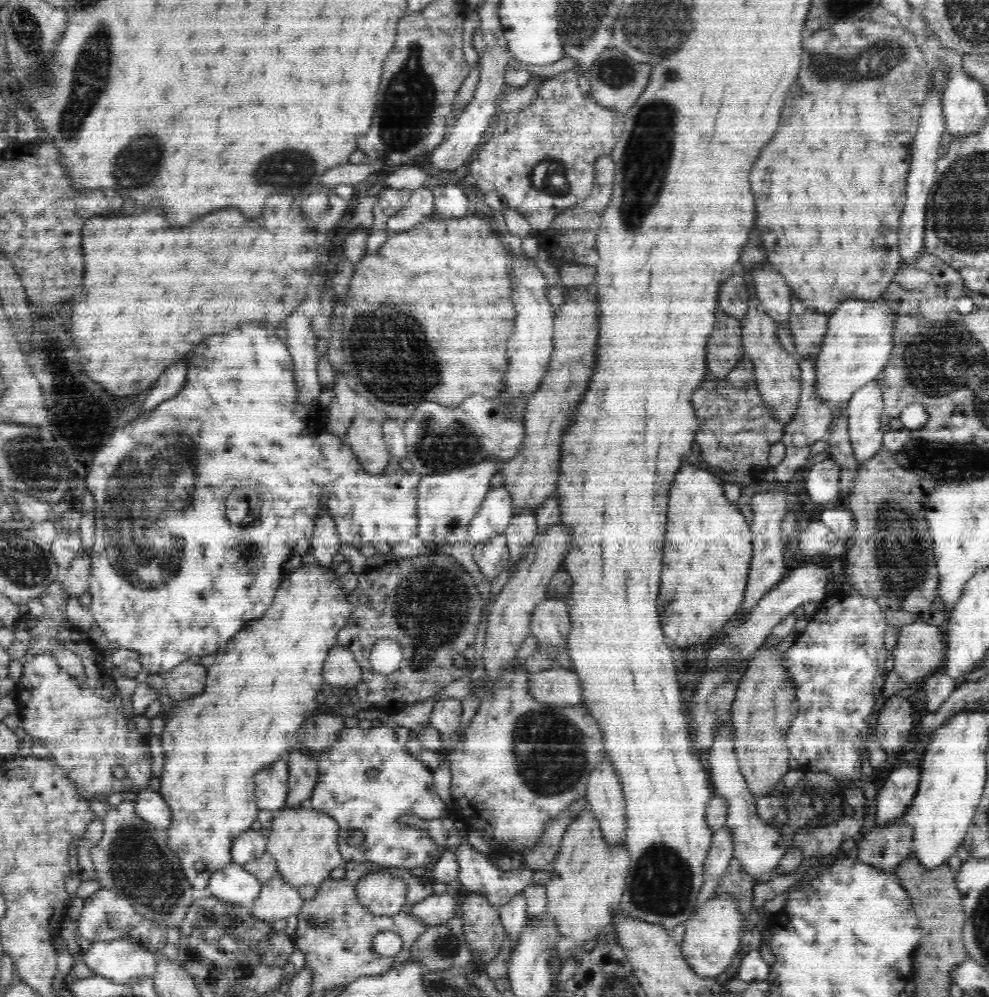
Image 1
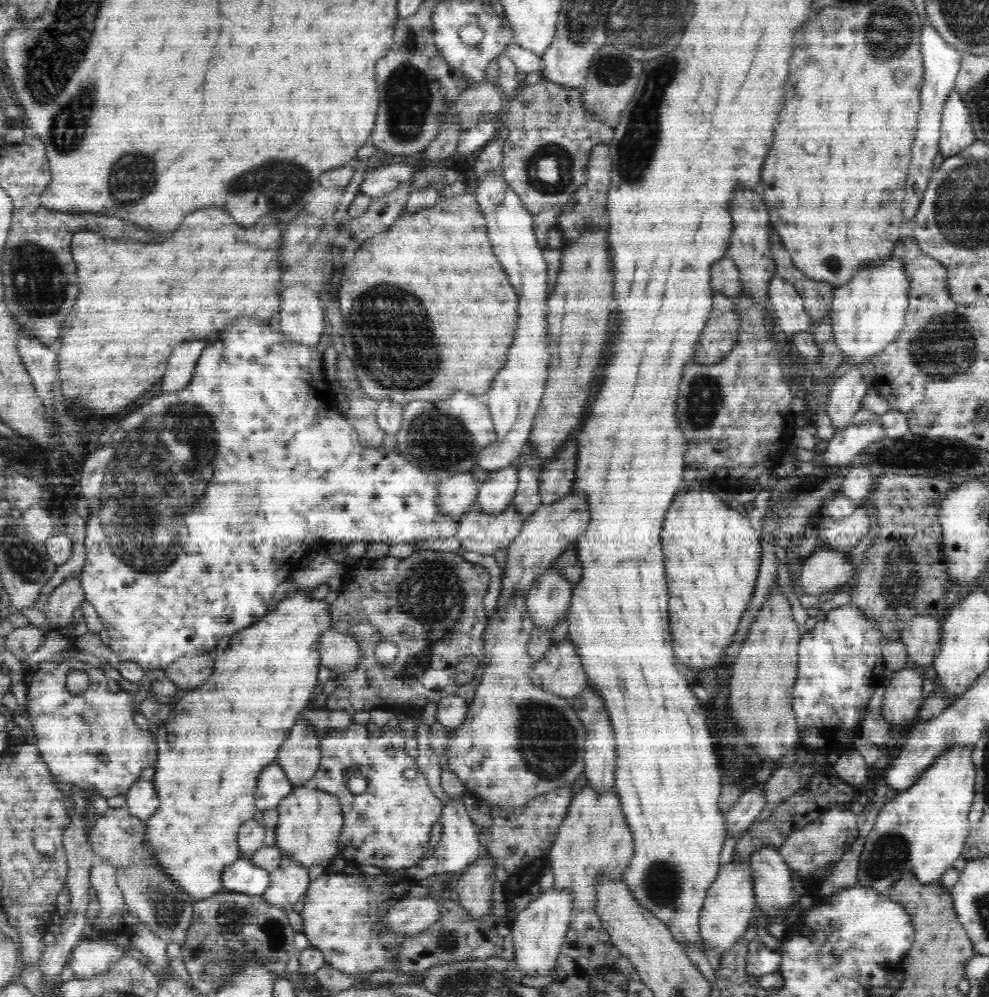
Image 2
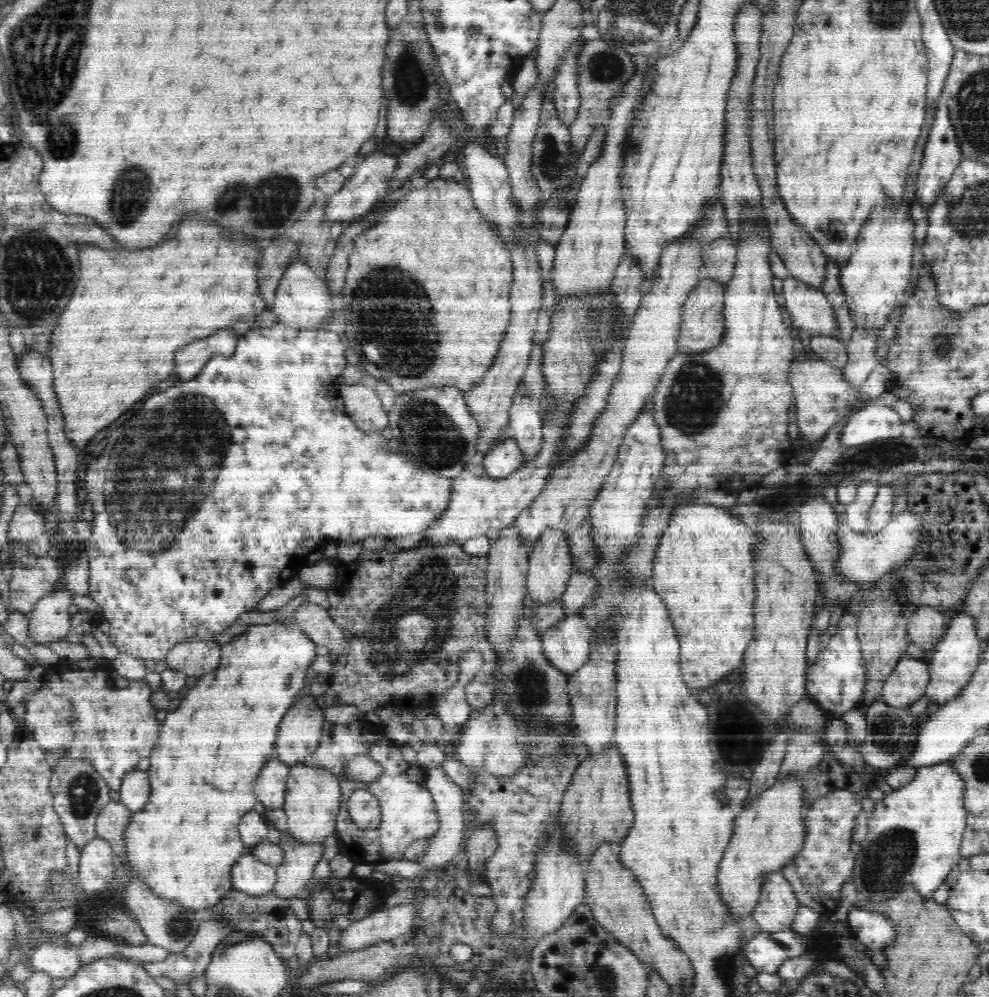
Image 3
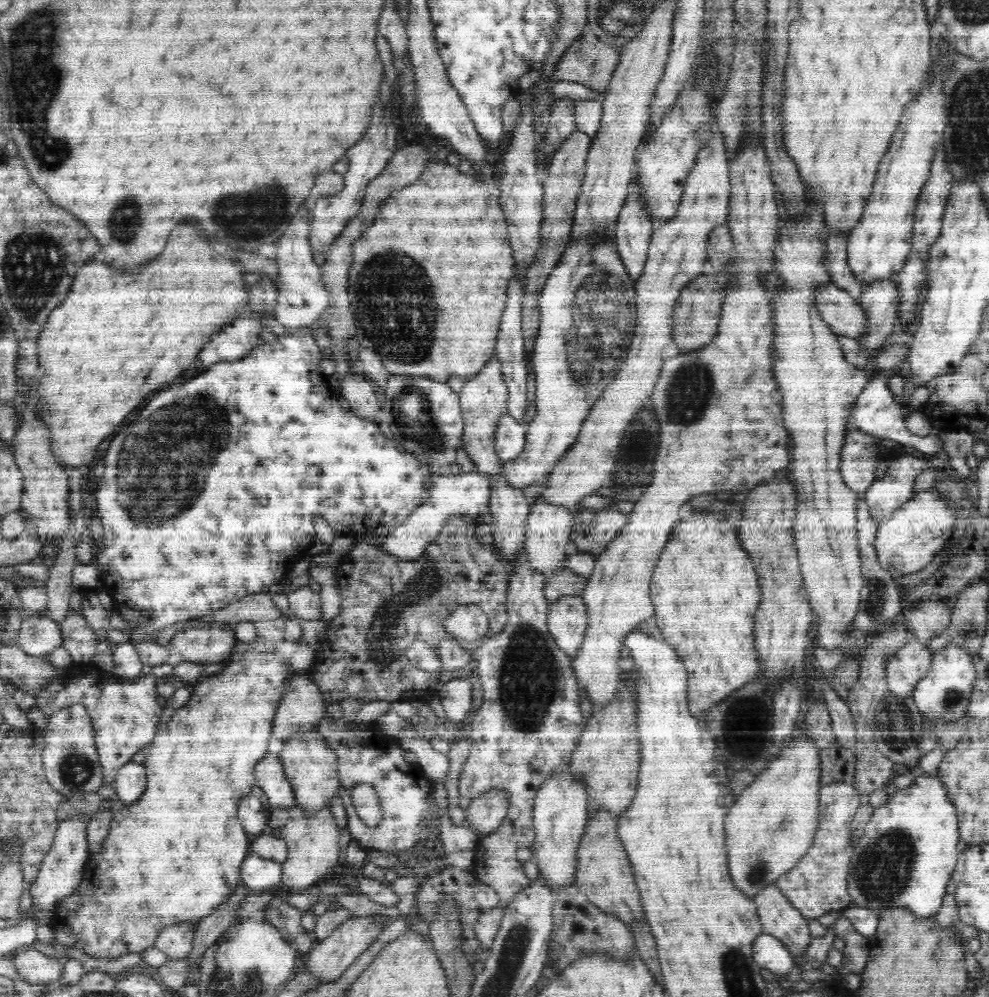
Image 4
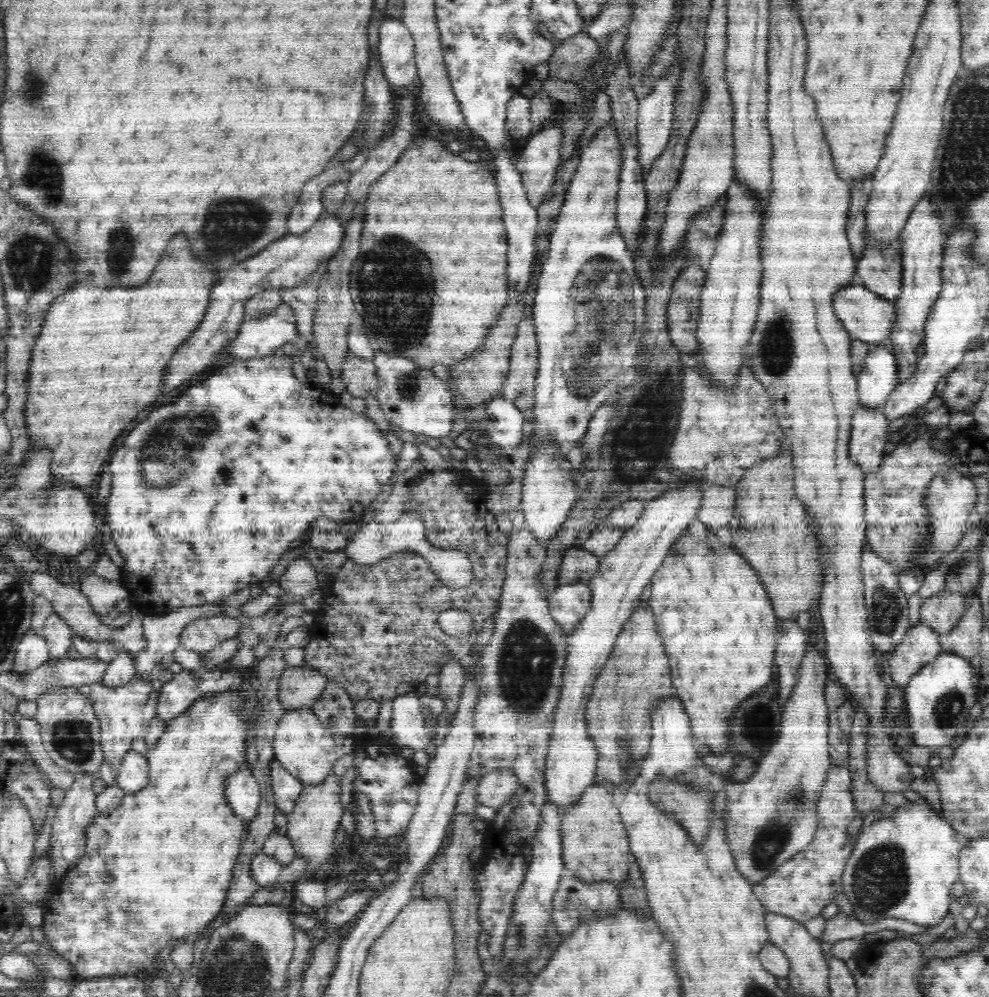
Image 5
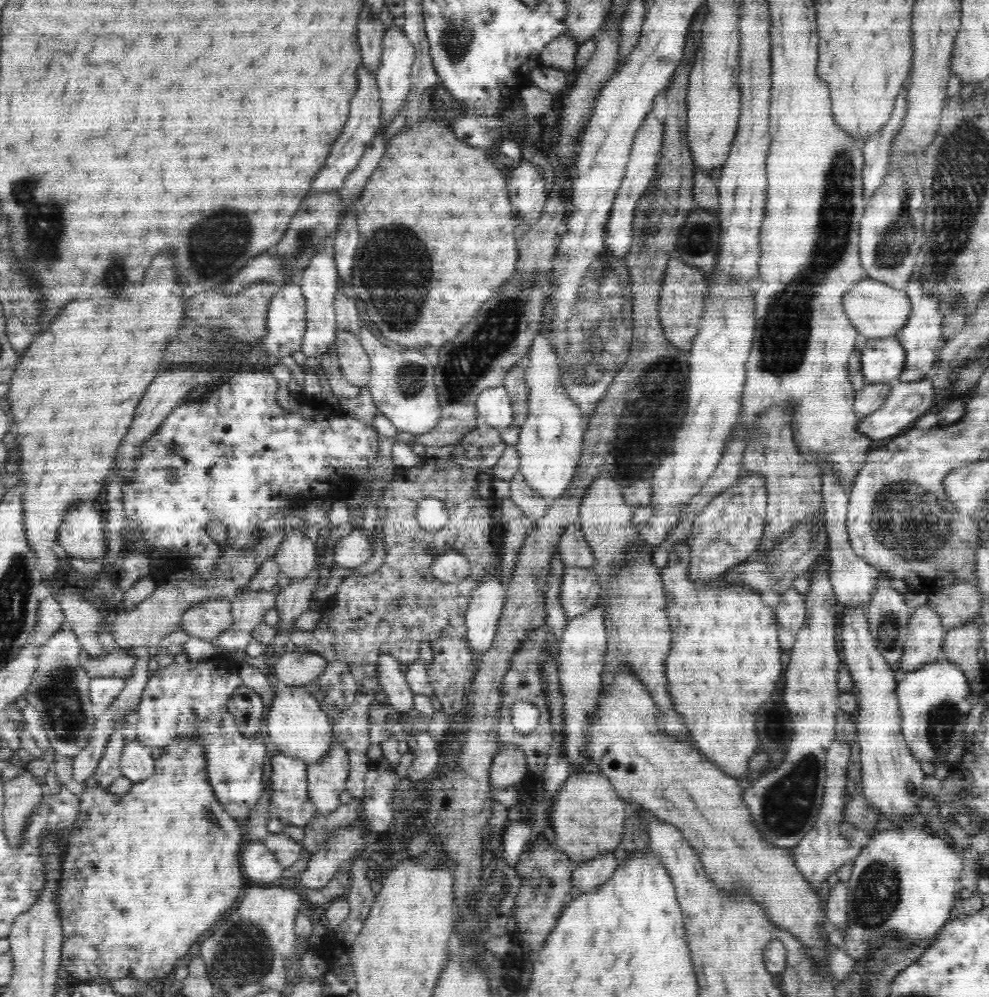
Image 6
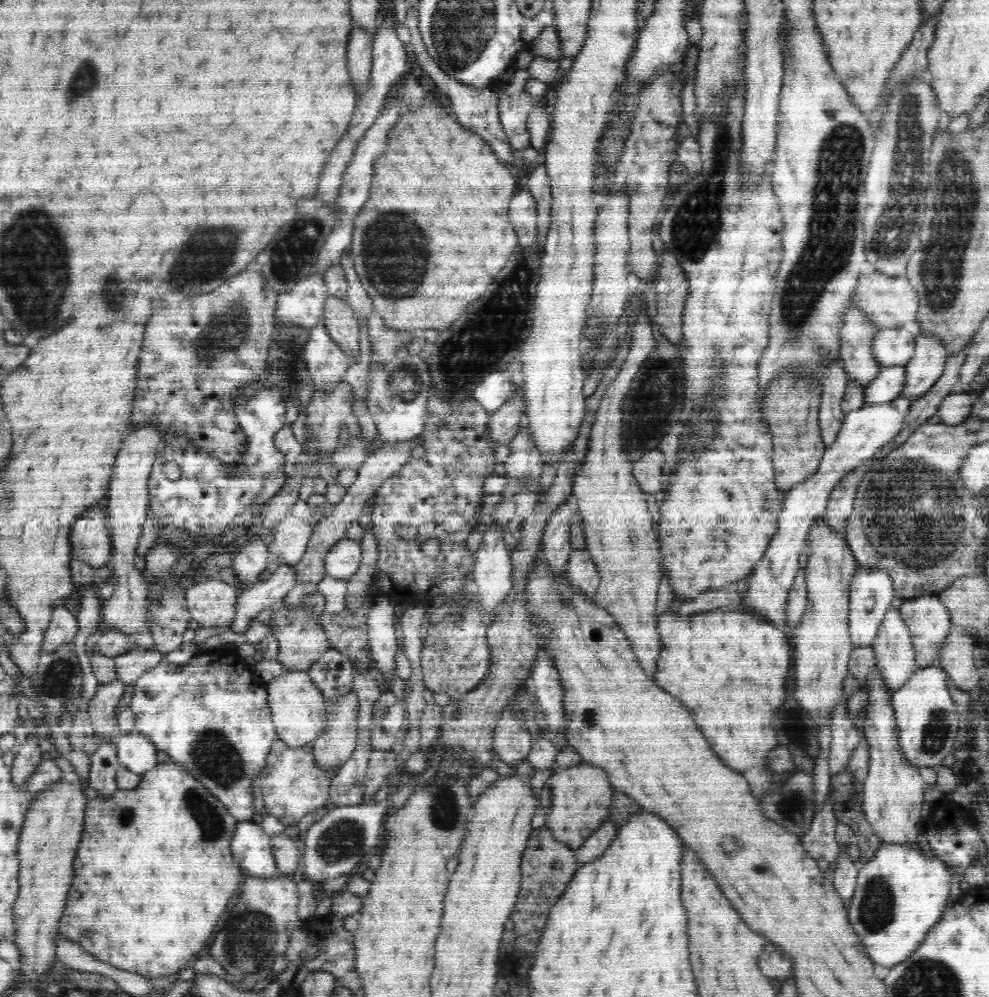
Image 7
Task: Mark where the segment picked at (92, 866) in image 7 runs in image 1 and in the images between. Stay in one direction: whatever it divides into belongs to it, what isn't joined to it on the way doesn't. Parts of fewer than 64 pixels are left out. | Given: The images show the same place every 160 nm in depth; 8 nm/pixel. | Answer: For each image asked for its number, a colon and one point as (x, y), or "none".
1: (264, 685)
2: (217, 739)
3: (183, 844)
4: (174, 856)
5: (158, 866)
6: (144, 875)

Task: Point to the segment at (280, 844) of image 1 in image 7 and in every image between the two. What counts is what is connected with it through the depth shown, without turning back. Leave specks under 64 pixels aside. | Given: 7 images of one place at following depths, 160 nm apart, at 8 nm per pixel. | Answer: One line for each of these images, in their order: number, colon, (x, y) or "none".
2: (310, 821)
3: (313, 798)
4: (312, 769)
5: (297, 743)
6: (297, 726)
7: (298, 708)

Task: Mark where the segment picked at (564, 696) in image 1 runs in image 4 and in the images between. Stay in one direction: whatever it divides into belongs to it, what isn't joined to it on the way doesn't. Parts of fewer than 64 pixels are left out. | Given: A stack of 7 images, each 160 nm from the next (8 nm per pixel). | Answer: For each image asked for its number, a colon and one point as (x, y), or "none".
2: (559, 672)
3: (567, 644)
4: (567, 621)

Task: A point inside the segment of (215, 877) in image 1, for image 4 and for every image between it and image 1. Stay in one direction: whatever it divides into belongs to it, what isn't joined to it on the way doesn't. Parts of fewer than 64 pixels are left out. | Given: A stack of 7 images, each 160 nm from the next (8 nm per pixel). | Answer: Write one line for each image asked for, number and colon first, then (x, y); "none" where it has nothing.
2: (242, 876)
3: (251, 876)
4: (258, 874)

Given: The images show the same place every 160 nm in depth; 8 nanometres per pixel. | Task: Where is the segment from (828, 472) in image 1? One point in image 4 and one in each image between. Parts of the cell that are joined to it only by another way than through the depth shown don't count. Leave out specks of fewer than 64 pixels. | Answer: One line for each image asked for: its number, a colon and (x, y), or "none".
2: (843, 446)
3: (875, 421)
4: (876, 412)

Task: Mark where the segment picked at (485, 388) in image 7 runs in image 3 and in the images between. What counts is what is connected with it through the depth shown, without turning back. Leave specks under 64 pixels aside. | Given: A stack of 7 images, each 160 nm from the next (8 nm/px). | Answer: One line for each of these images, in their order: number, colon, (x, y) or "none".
3: (501, 460)
4: (510, 437)
5: (503, 421)
6: (494, 407)

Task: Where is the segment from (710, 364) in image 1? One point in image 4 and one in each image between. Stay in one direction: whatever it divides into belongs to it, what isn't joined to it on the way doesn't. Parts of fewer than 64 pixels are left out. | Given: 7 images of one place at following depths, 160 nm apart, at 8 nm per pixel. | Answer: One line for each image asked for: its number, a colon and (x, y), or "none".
2: (719, 336)
3: (702, 325)
4: (695, 324)

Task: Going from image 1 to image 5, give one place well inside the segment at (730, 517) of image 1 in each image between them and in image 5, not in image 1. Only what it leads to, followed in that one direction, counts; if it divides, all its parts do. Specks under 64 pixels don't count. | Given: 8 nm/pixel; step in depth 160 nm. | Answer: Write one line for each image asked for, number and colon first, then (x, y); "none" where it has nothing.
2: (713, 554)
3: (704, 567)
4: (705, 591)
5: (695, 594)

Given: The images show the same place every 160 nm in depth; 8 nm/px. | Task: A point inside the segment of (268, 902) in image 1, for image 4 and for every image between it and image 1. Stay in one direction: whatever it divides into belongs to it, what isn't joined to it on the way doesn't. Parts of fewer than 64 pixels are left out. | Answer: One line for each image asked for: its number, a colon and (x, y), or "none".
2: (289, 882)
3: (299, 861)
4: (312, 839)

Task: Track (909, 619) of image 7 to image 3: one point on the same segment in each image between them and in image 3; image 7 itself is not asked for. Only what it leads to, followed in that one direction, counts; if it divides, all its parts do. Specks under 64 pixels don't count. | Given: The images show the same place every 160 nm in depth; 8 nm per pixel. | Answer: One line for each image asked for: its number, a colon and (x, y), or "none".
3: (907, 682)
4: (912, 661)
5: (920, 645)
6: (926, 634)

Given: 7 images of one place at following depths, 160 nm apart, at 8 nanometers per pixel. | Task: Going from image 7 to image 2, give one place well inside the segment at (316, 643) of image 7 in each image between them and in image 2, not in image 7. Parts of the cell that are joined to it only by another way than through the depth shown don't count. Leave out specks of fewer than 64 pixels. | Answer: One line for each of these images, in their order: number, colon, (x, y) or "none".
2: (300, 758)
3: (301, 729)
4: (302, 707)
5: (300, 686)
6: (293, 668)

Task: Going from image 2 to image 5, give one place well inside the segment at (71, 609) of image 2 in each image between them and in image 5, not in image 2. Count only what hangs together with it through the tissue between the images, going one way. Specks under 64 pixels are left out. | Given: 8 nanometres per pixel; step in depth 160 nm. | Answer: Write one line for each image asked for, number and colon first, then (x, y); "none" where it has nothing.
3: (50, 620)
4: (38, 635)
5: (32, 650)

